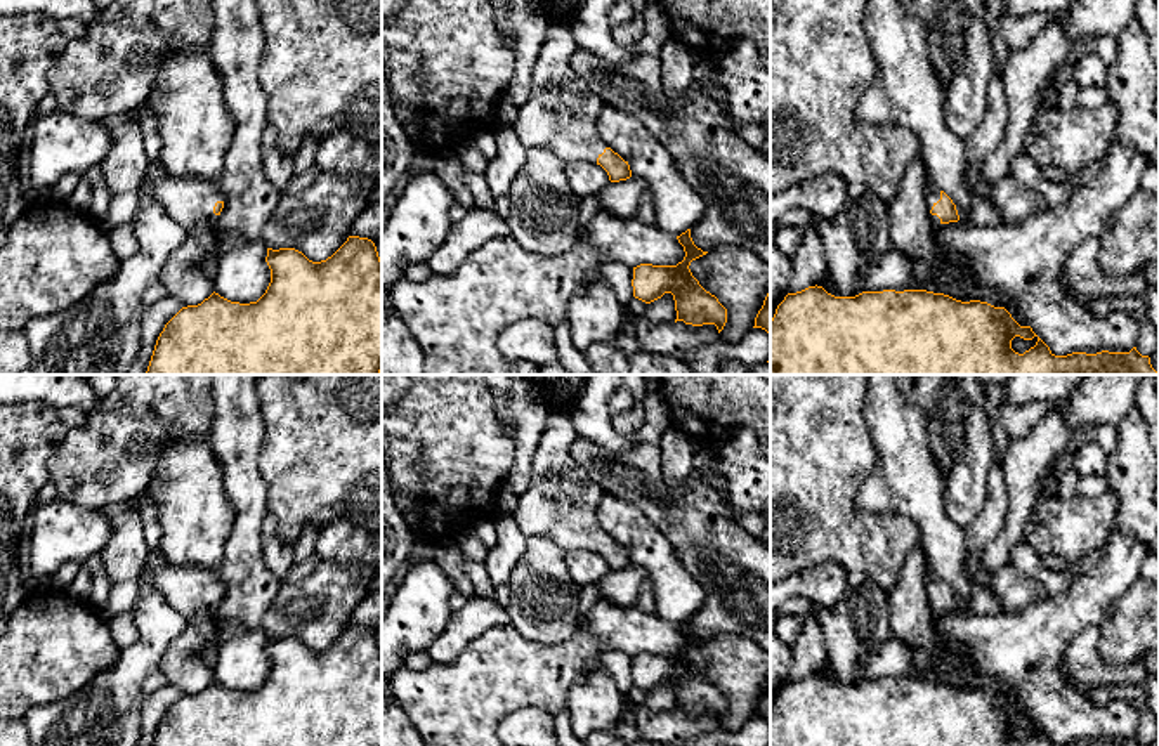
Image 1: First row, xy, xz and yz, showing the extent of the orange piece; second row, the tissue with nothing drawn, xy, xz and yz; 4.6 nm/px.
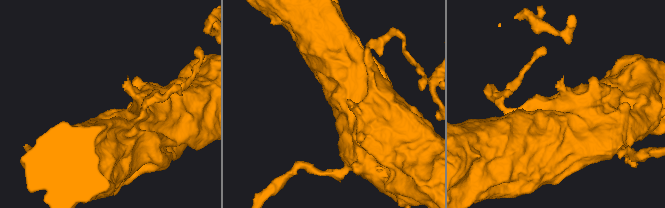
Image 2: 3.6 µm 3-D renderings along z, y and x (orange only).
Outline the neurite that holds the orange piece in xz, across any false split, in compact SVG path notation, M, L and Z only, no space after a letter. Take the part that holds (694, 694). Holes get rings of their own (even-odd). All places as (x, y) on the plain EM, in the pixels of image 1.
M691 618L677 625L677 628L684 635L684 649L677 654L640 652L633 656L633 685L651 692L665 682L671 682L677 699L675 711L684 710L692 715L715 713L720 722L727 711L727 697L699 673L689 658L692 649L708 640L694 633Z

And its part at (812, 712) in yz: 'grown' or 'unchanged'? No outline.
unchanged

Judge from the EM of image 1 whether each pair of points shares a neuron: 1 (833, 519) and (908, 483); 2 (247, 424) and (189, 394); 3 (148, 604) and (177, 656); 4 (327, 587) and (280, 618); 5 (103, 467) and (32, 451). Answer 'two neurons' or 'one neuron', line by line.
1: two neurons
2: two neurons
3: two neurons
4: one neuron
5: two neurons

